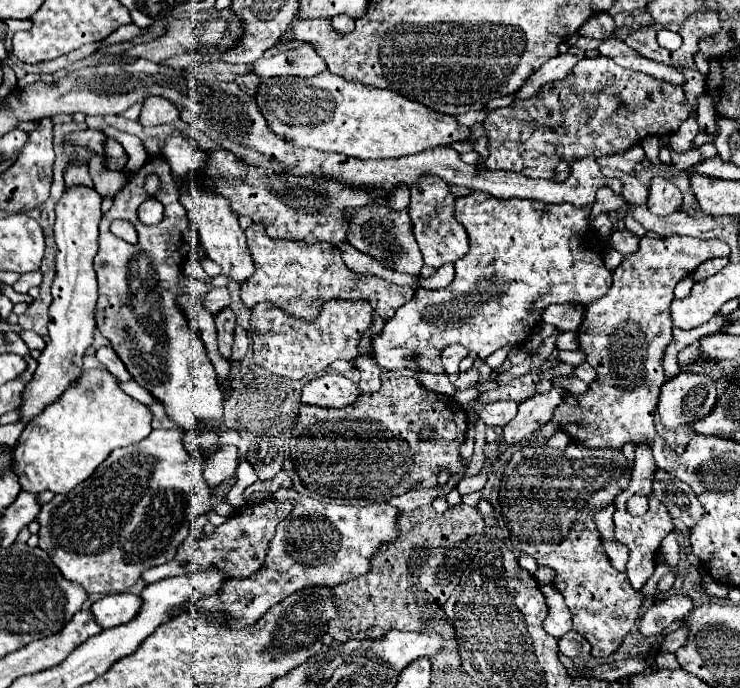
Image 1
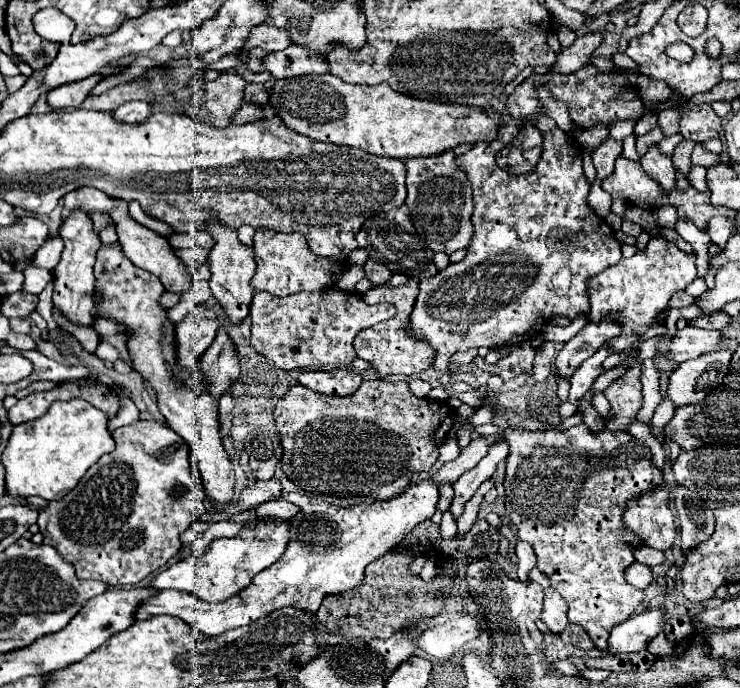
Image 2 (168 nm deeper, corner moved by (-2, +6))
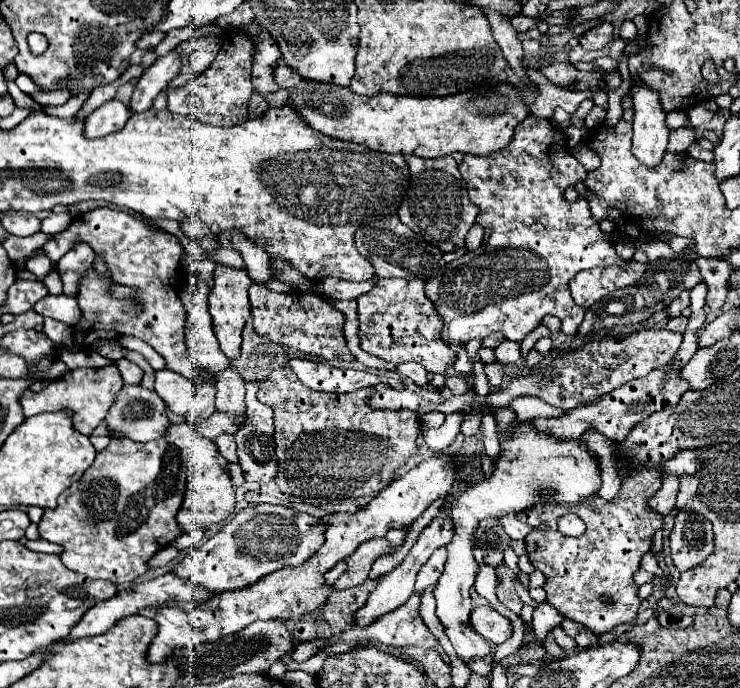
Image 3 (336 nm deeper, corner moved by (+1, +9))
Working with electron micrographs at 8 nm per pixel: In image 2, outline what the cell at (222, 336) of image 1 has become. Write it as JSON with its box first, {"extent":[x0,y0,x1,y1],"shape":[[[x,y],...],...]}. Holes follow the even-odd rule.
{"extent":[200,329,240,399],"shape":[[[224,329],[218,331],[214,343],[204,353],[200,365],[204,381],[208,385],[208,393],[214,399],[222,397],[230,389],[230,385],[238,379],[240,367],[236,359],[236,349]]]}

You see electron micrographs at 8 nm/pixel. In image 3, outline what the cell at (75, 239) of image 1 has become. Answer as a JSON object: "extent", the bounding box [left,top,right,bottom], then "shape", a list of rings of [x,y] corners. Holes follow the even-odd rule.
{"extent":[57,242,95,296],"shape":[[[75,242],[73,248],[57,262],[59,276],[63,280],[63,294],[65,296],[77,296],[81,278],[91,268],[91,262],[95,258],[95,252],[87,242]]]}

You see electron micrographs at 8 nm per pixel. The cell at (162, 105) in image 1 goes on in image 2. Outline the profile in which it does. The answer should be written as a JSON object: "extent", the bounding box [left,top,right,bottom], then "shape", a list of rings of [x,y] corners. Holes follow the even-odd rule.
{"extent":[112,101,150,123],"shape":[[[130,101],[112,111],[112,117],[120,123],[142,123],[150,115],[150,105],[142,101]]]}

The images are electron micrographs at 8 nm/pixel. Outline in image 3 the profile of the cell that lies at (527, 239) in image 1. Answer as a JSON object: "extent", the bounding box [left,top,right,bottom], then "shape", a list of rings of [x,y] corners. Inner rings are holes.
{"extent":[425,114,621,344],"shape":[[[529,114],[525,122],[515,128],[509,146],[489,156],[465,154],[459,168],[467,182],[469,200],[479,208],[477,224],[483,226],[485,236],[477,250],[453,260],[425,284],[427,298],[443,318],[443,342],[467,344],[473,338],[487,338],[495,332],[503,334],[507,340],[521,342],[547,314],[561,320],[561,330],[567,336],[575,336],[585,310],[571,300],[569,280],[581,270],[611,266],[621,262],[621,258],[615,254],[613,244],[605,238],[605,232],[593,218],[589,202],[583,198],[577,198],[575,202],[565,200],[565,190],[577,182],[585,182],[587,170],[575,156],[571,156],[571,152],[567,152],[563,130],[555,128],[547,118]]]}

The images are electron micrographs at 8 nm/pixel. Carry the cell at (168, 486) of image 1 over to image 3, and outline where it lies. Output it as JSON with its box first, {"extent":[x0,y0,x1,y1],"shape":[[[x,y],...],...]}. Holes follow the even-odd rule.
{"extent":[39,422,197,584],"shape":[[[181,422],[169,426],[169,430],[159,440],[145,444],[131,438],[111,438],[109,446],[97,454],[93,466],[85,470],[81,480],[59,496],[57,508],[45,508],[45,514],[39,522],[41,538],[63,546],[63,552],[59,554],[61,562],[69,570],[79,572],[87,578],[101,578],[113,584],[123,584],[143,576],[149,570],[149,560],[153,558],[153,554],[157,554],[161,548],[169,546],[183,534],[177,522],[177,514],[189,488],[185,460],[187,446],[195,436],[197,432],[193,430],[191,422]]]}

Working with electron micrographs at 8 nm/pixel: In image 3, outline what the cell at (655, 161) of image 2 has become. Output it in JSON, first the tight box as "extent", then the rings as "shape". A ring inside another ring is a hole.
{"extent":[631,84,669,166],"shape":[[[643,84],[631,86],[635,118],[633,118],[633,156],[643,166],[659,166],[665,148],[669,130],[665,126],[665,112],[659,104],[659,94],[649,90]]]}

